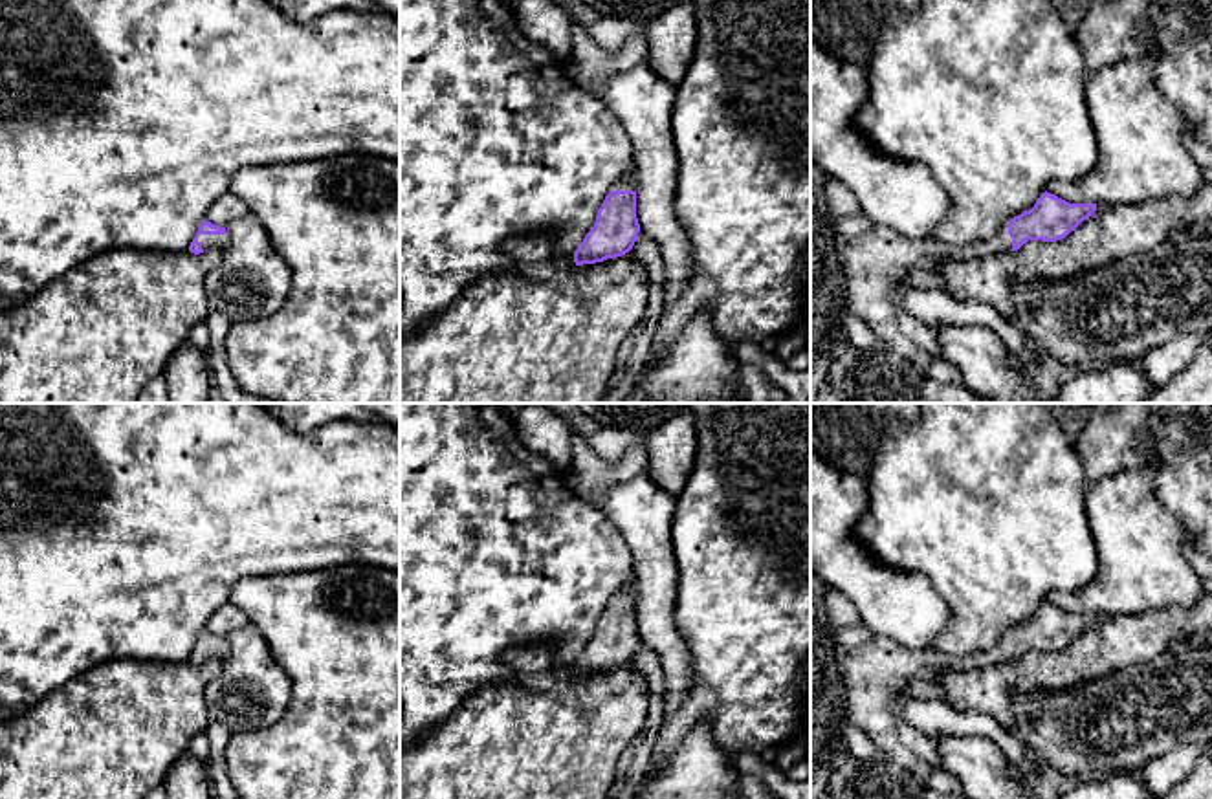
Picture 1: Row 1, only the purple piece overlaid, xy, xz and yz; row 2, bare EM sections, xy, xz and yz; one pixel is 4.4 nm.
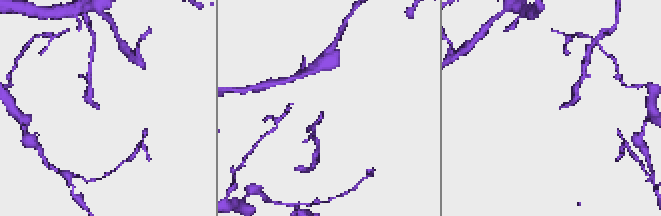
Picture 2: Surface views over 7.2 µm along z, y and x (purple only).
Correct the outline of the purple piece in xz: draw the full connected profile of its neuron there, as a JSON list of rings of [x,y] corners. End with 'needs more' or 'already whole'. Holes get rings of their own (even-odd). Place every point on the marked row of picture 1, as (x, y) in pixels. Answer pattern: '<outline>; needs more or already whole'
[[[634,165],[612,185],[596,222],[574,251],[576,266],[596,264],[629,253],[638,238]]]; needs more

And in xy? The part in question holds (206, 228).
[[[202,222],[196,236],[193,238],[189,251],[194,255],[200,255],[209,249],[224,251],[229,242],[229,236],[226,233],[226,227],[218,227],[211,222]]]; needs more

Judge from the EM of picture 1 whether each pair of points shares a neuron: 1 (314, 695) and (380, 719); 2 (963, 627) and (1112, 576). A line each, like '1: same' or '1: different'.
1: same
2: different

